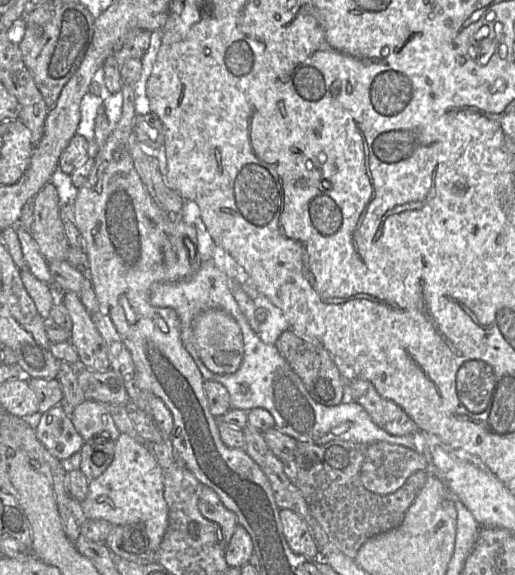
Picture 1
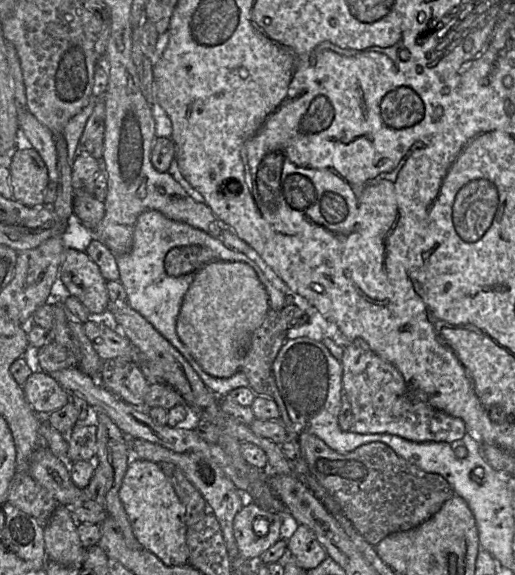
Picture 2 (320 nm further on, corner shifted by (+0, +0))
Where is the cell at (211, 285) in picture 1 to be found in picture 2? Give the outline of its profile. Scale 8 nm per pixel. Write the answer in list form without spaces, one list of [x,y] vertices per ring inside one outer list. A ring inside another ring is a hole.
[[[146,210],[138,216],[134,227],[131,250],[124,254],[115,255],[119,270],[119,282],[122,284],[127,294],[127,303],[180,352],[205,386],[214,395],[224,397],[231,390],[249,386],[245,374],[240,370],[229,378],[217,378],[207,374],[192,357],[176,333],[177,316],[181,308],[183,297],[194,279],[194,273],[178,277],[169,276],[164,268],[164,259],[170,249],[189,245],[198,245],[210,249],[213,252],[212,261],[240,261],[252,267],[268,294],[269,305],[271,305],[275,311],[283,309],[286,295],[276,289],[271,282],[267,280],[254,261],[244,253],[227,247],[224,243],[223,233],[219,235],[218,239],[214,238],[187,223],[169,219],[156,210]]]

